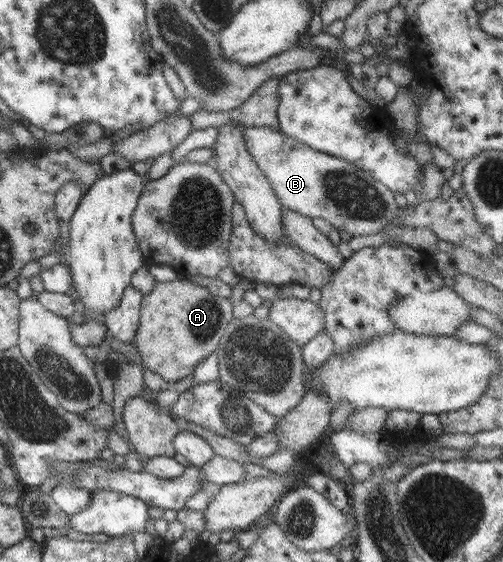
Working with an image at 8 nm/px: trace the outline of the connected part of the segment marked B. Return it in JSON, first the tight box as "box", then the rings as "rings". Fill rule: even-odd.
{"box":[243,127,400,236],"rings":[[[243,127],[243,139],[247,151],[270,183],[270,188],[282,208],[297,212],[309,219],[322,218],[333,228],[345,230],[352,236],[375,234],[386,224],[394,222],[395,212],[400,209],[394,203],[395,194],[349,162],[318,152],[307,144],[270,127]]]}

